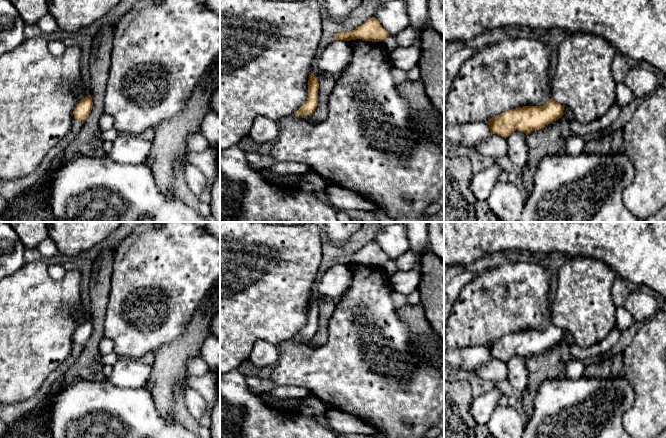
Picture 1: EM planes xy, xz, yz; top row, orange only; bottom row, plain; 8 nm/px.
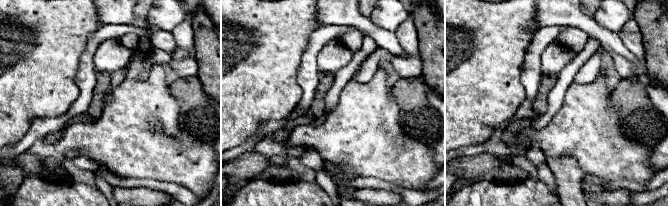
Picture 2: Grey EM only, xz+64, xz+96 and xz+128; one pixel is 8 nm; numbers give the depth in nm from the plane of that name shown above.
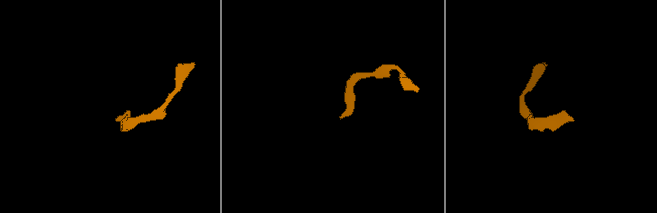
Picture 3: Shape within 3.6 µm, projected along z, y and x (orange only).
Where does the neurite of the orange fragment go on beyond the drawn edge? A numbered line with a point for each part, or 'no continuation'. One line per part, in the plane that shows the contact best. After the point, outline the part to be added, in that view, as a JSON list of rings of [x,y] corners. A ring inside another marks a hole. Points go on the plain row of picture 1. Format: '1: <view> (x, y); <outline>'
no continuation

